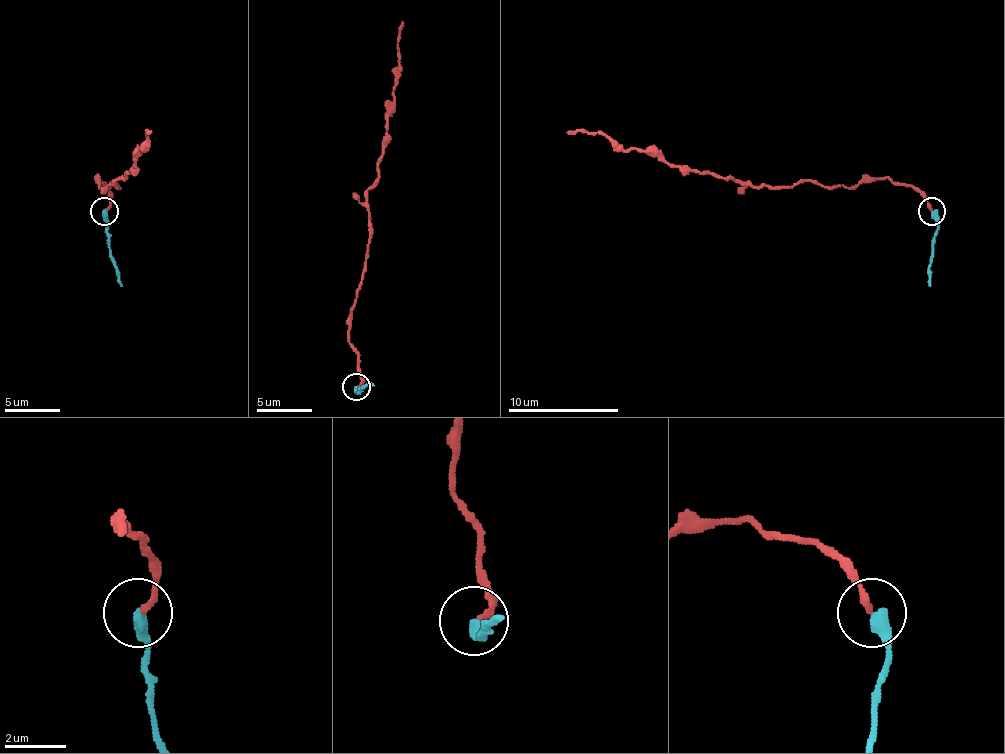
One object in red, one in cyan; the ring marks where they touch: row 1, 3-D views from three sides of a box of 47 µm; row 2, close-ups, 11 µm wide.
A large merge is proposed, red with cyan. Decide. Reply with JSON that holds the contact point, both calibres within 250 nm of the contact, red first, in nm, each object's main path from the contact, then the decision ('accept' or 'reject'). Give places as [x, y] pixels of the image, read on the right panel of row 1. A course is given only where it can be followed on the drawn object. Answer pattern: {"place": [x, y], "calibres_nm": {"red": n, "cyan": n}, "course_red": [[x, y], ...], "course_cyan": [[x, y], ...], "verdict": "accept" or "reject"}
{"place": [932, 211], "calibres_nm": {"red": 200, "cyan": 420}, "course_red": [[931, 210], [887, 177], [848, 188], [809, 180], [748, 185], [618, 149], [599, 133], [566, 133]], "course_cyan": [[931, 210], [936, 235], [928, 268], [931, 285]], "verdict": "reject"}

